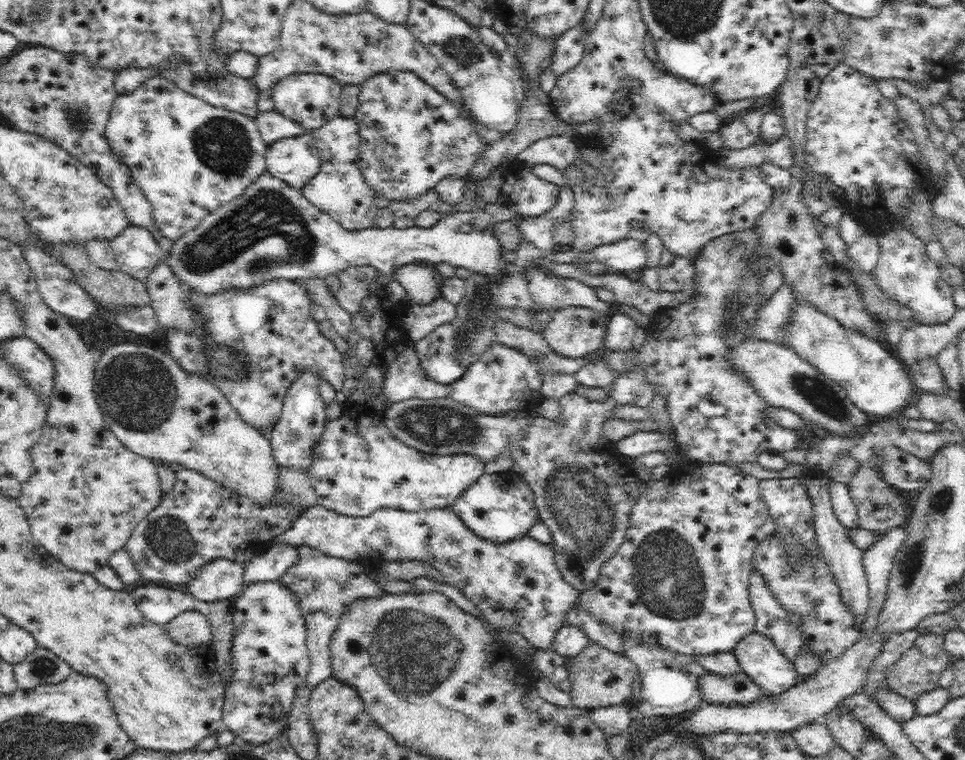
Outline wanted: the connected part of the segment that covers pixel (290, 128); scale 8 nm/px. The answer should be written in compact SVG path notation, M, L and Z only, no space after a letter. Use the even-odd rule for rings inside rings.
M276 109L261 112L255 118L255 123L267 148L282 138L293 138L306 133L306 129L302 129L298 123L278 113Z

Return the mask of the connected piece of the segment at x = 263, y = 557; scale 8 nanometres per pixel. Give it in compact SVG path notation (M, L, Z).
M274 543L256 558L243 564L242 590L253 582L279 580L288 567L298 562L298 547L288 543Z

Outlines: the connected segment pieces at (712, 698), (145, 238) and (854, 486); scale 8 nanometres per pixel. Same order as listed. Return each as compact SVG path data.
M705 671L699 679L702 702L700 706L708 703L718 703L720 705L747 705L760 697L769 697L762 687L758 687L752 679L744 672L732 677L724 677Z
M129 225L116 238L111 240L118 269L147 283L152 270L164 260L162 247L157 238L143 226Z
M859 465L849 482L849 491L857 508L858 526L870 530L876 535L884 536L889 528L903 526L907 522L908 514L895 486L886 484L880 470Z

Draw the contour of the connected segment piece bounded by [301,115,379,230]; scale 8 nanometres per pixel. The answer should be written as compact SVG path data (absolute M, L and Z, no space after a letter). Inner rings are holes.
M338 115L311 131L321 157L321 170L301 190L302 195L316 209L326 212L346 230L362 230L373 226L379 208L374 204L375 190L366 183L360 171L359 126L353 118Z

